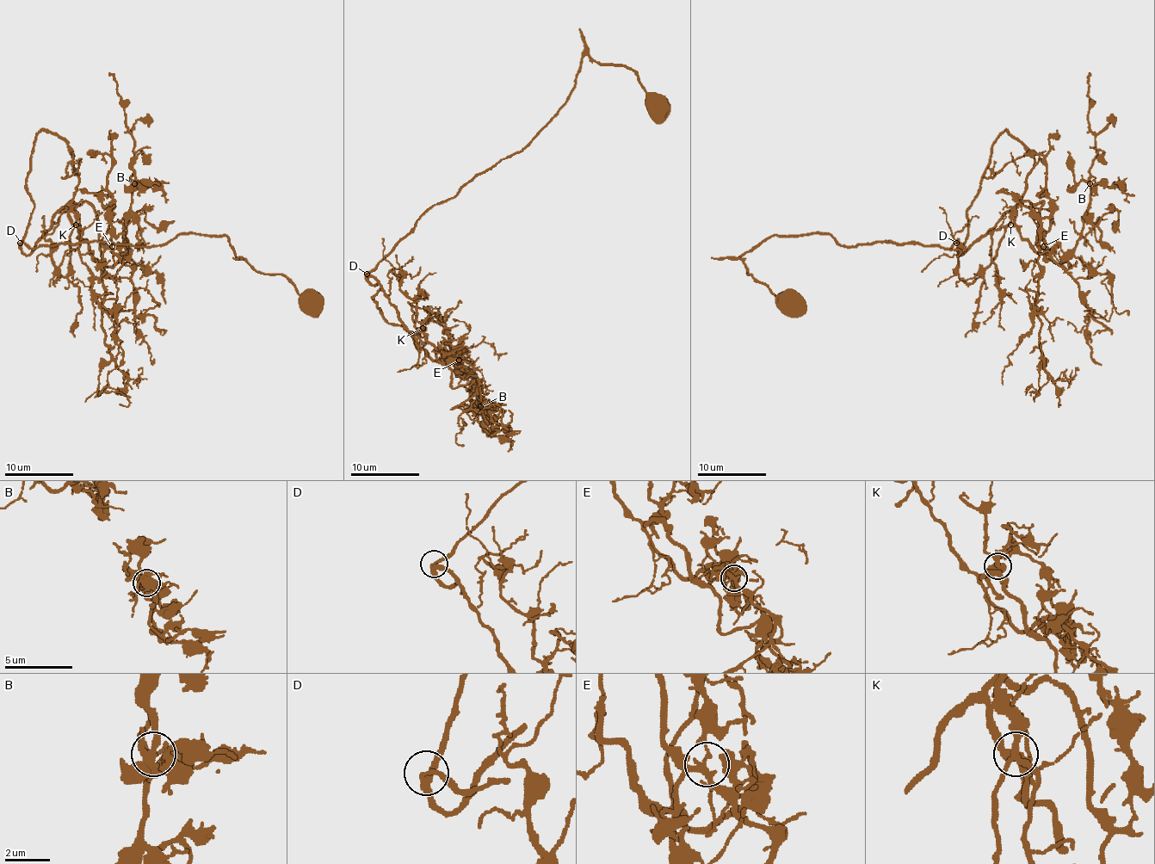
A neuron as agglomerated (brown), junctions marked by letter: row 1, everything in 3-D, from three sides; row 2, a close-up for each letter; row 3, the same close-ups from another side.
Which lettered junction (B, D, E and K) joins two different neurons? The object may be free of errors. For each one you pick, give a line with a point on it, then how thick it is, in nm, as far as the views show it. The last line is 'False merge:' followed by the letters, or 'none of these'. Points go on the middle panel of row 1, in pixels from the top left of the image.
False merge: none of these

